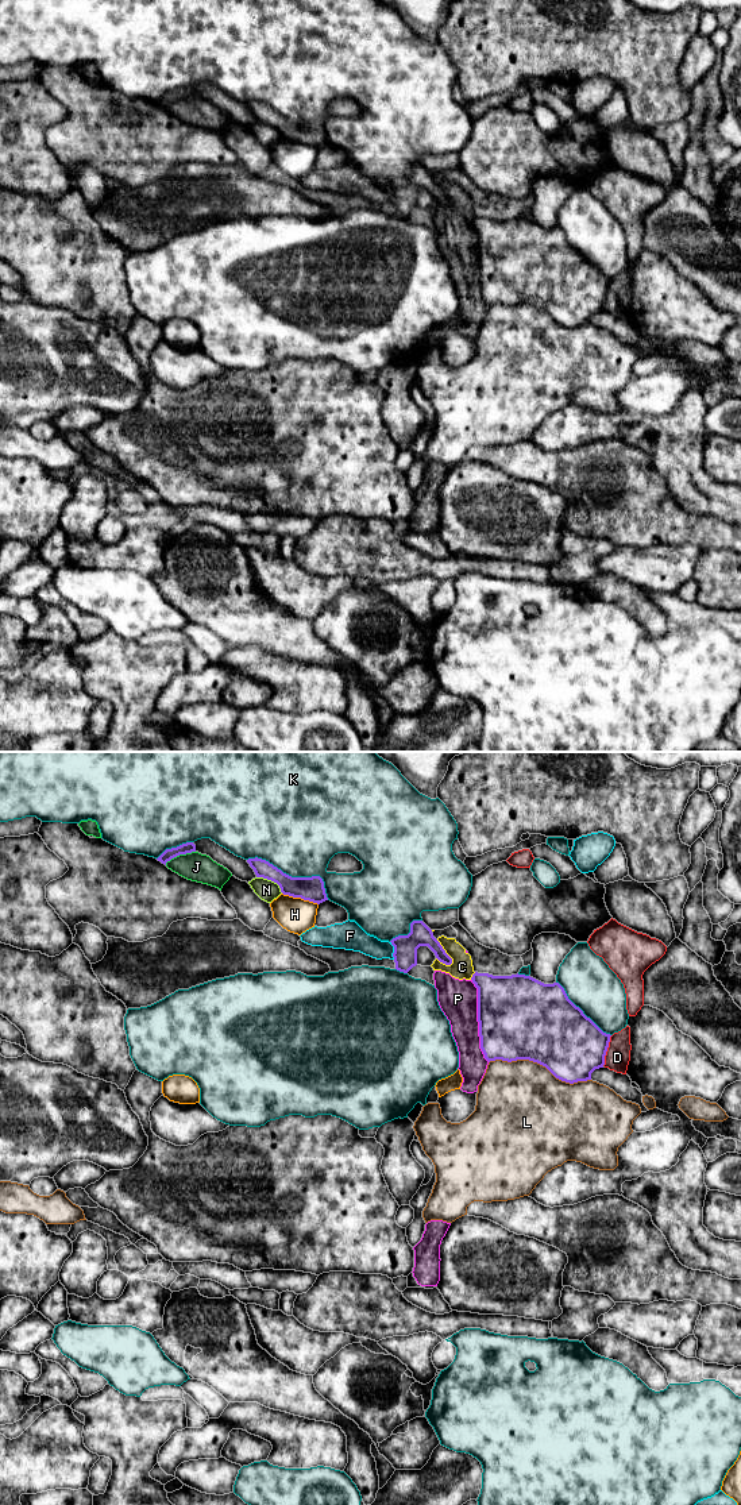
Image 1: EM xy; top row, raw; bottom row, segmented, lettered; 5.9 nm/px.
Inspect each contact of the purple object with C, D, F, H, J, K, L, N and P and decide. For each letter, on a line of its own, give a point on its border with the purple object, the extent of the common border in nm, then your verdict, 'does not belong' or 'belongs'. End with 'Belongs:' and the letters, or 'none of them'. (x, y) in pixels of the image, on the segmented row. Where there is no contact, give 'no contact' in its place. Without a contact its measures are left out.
C: meets purple in xy at (446, 953); contact 180 nm long; does not belong
D: meets purple in xy at (606, 1050); contact 190 nm long; does not belong
F: meets purple in xy at (394, 950); contact 110 nm long; does not belong
H: meets purple in xy at (300, 896); contact 220 nm long; does not belong
J: meets purple in xy at (180, 853); contact 200 nm long; does not belong
K: meets purple in xy at (294, 878); contact 550 nm long; does not belong
L: meets purple in xy at (540, 1064); contact 600 nm long; does not belong
N: meets purple in xy at (271, 880); contact 190 nm long; does not belong
P: meets purple in xy at (478, 1021); contact 500 nm long; does not belong
Belongs: none of them

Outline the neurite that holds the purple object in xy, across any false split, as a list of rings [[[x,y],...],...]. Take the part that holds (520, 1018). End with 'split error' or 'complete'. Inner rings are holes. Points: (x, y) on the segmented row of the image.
[[[475,972],[471,977],[478,988],[478,1022],[481,1049],[490,1061],[529,1060],[545,1066],[556,1078],[574,1084],[591,1080],[595,1069],[603,1068],[610,1034],[603,1033],[583,1011],[567,996],[559,983],[544,984],[530,976],[493,976]]]; complete

